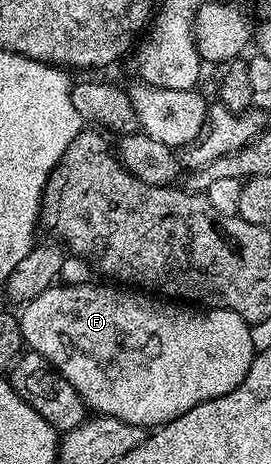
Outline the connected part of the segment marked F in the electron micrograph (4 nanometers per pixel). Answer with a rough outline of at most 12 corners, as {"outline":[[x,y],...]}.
{"outline":[[58,283],[22,341],[94,413],[146,430],[231,394],[226,308]]}

